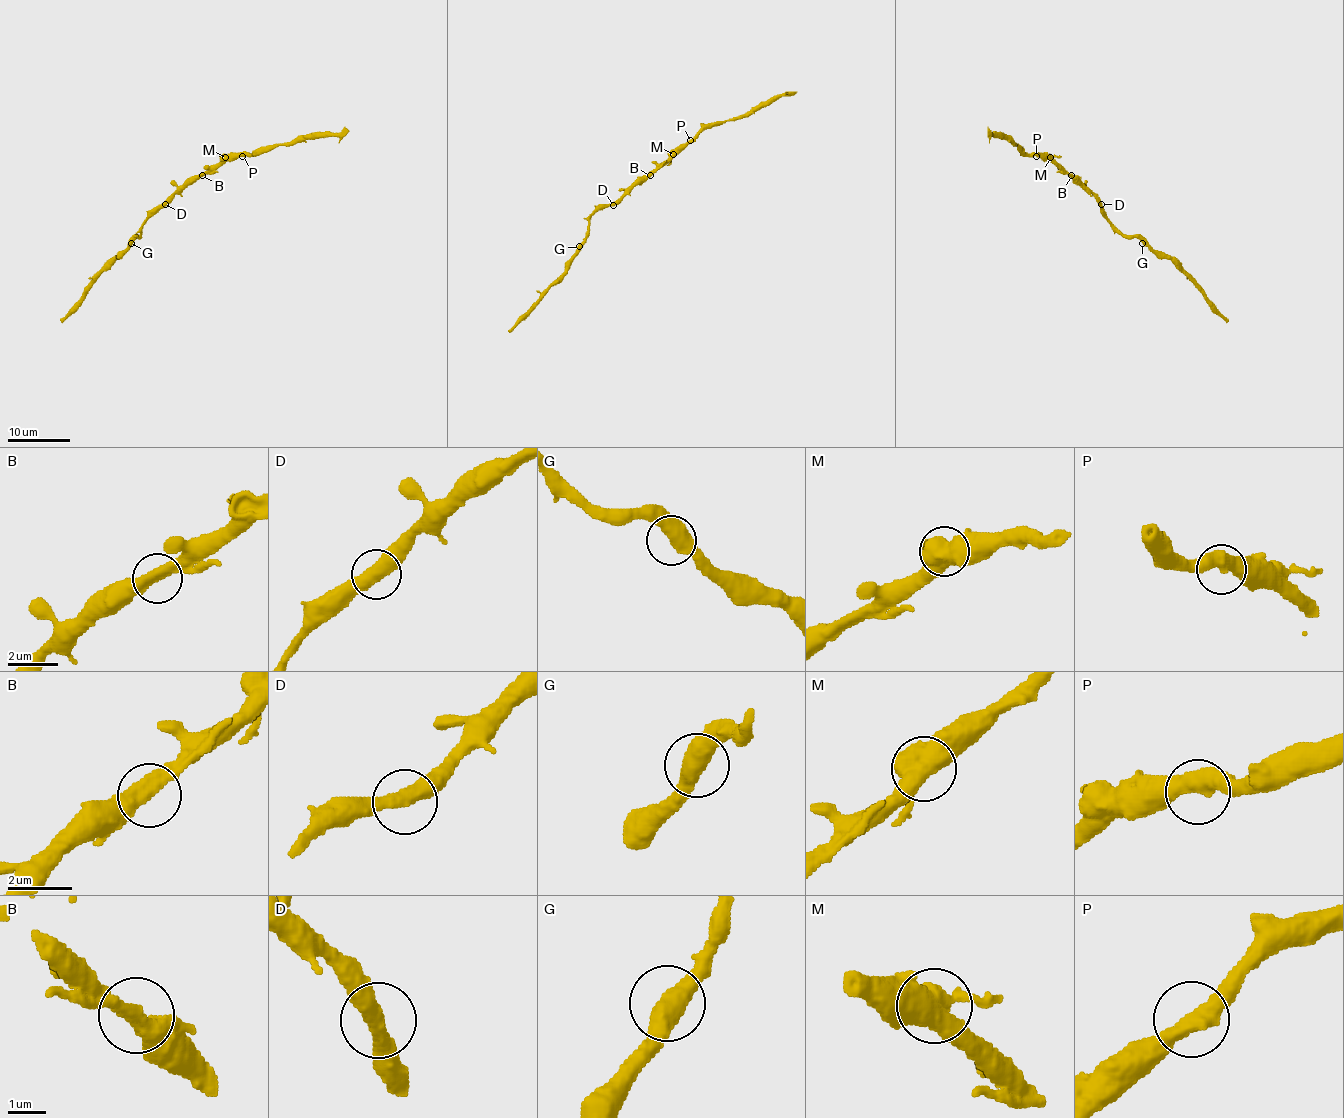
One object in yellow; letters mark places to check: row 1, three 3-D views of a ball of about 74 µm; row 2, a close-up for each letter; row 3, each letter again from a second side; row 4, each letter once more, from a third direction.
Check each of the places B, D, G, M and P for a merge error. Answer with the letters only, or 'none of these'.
B

